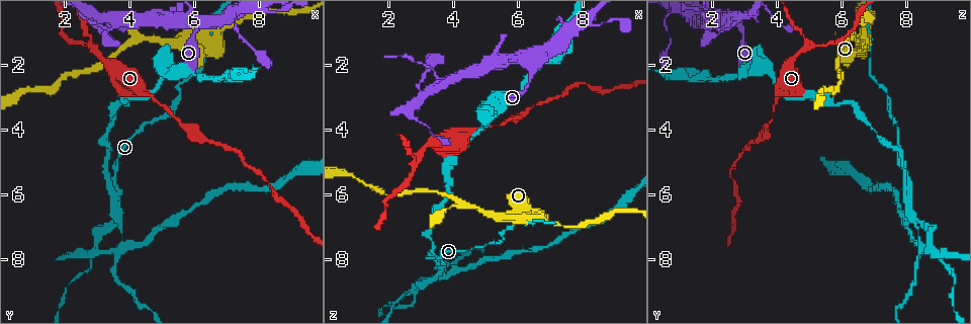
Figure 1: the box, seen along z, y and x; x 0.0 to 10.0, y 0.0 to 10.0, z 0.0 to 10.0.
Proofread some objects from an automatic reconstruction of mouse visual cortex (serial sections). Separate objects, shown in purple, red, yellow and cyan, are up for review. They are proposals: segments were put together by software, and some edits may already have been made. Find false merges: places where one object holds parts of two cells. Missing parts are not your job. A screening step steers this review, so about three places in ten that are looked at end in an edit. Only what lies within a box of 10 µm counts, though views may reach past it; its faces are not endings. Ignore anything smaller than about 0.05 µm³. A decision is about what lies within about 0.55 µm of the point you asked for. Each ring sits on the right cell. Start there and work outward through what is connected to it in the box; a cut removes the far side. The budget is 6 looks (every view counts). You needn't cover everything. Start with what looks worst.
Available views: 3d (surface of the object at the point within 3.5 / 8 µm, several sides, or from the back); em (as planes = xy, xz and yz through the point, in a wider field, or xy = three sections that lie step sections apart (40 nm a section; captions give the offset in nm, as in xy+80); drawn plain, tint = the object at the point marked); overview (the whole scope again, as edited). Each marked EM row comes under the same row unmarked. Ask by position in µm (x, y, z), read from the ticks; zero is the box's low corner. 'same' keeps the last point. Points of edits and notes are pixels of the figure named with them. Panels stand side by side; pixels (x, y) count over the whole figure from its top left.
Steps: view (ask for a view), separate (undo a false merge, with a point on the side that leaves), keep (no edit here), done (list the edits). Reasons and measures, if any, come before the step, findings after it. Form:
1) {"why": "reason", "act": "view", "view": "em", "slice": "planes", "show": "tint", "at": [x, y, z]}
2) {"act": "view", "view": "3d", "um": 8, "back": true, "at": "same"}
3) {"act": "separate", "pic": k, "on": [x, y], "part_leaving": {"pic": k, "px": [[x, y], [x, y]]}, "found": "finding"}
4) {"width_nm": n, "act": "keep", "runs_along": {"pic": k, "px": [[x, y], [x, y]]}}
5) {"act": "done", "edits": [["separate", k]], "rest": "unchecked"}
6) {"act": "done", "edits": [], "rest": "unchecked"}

{"why": "two arms at a narrow angle", "act": "view", "view": "3d", "um": 3.5, "back": true, "at": [2.95, 7.45, 8.80]}

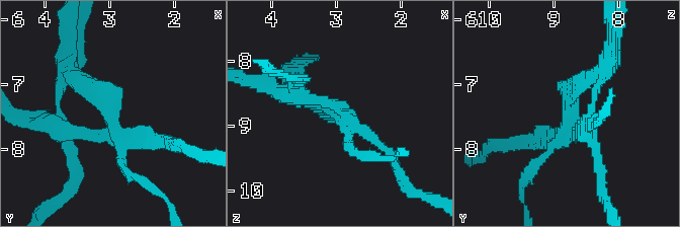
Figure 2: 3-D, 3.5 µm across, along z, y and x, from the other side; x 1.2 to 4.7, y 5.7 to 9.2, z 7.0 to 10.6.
{"arms": 4, "arm_widths_nm": [150, 200, 200, 250], "why": "shape alone is not enough", "act": "view", "view": "em", "slice": "xy", "step": 5, "show": "tint", "at": [3.00, 7.45, 8.75]}

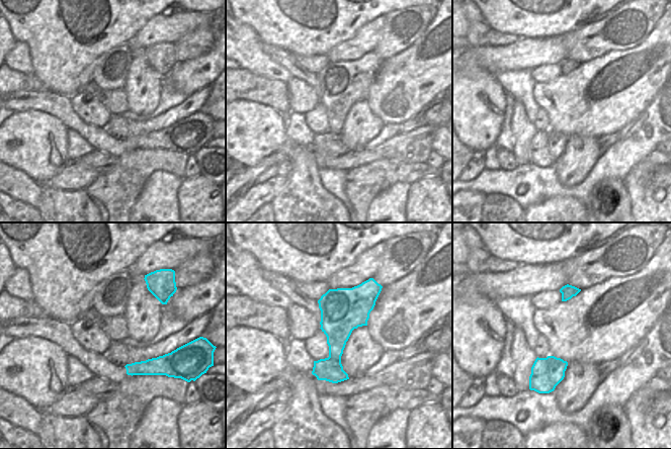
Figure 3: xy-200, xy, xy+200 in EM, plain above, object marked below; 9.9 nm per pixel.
{"width_nm": 420, "act": "separate", "pic": 2, "on": [592, 110], "found": "a second cell is stuck on"}

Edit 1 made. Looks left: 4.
{"why": "three-way junction", "act": "view", "view": "3d", "um": 8, "back": true, "at": [4.45, 1.10, 6.40]}

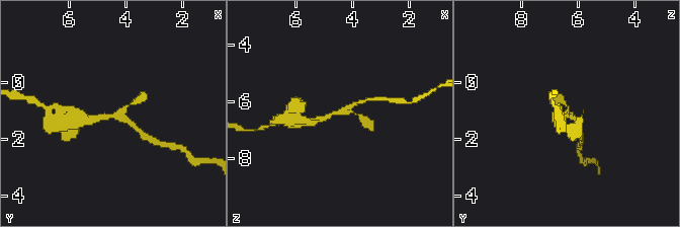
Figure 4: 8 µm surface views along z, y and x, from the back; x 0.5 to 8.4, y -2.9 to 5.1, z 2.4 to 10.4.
{"act": "view", "view": "3d", "um": 3.5, "at": "same"}

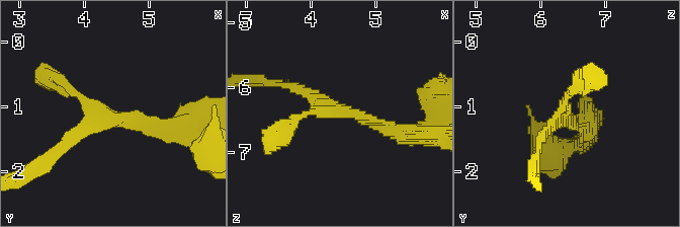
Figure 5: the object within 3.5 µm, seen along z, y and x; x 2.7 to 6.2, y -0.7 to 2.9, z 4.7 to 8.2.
{"arms": 3, "arm_widths_nm": [150, 150, 150], "act": "view", "view": "em", "slice": "xy", "step": 2, "show": "tint", "at": [4.40, 1.15, 6.30]}

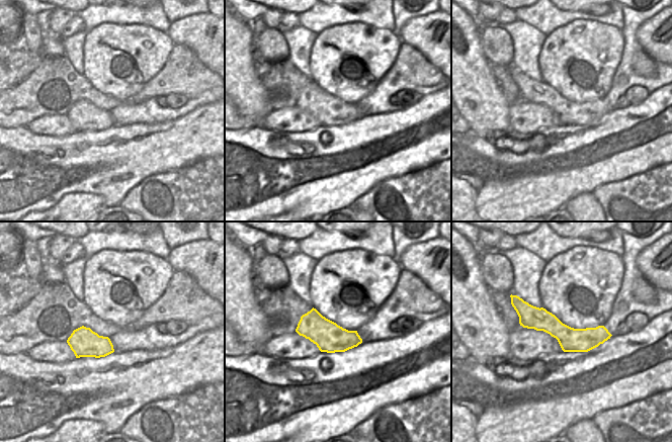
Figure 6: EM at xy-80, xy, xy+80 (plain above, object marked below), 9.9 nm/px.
{"act": "keep", "runs_along": {"pic": 6, "px": [[520, 307], [566, 336], [607, 336]]}, "found": "continuous, no second cell"}

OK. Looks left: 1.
{"act": "done", "edits": [["separate", 2]], "rest": "unchecked"}

